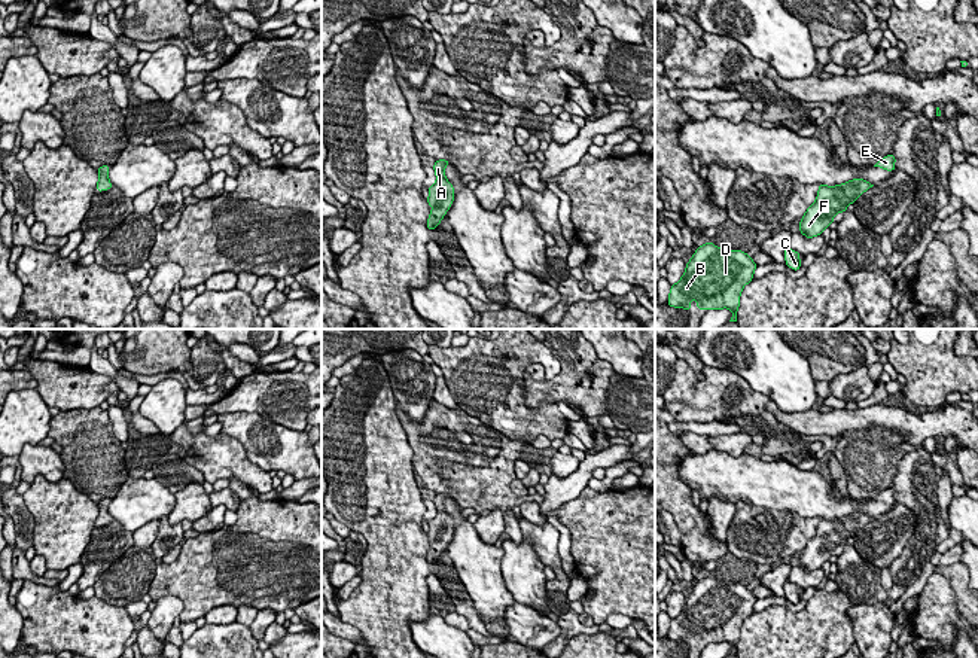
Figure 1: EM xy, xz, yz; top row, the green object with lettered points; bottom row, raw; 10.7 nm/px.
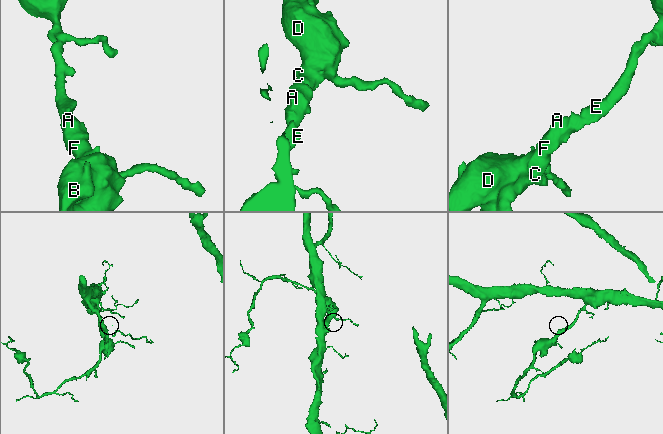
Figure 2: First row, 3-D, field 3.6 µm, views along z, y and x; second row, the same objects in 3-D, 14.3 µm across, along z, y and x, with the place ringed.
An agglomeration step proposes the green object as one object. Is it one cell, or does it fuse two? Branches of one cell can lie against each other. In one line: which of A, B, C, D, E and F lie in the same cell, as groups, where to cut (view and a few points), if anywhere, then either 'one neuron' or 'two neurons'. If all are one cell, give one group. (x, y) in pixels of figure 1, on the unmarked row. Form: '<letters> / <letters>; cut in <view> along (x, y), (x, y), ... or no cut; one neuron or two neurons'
A B C D E F; no cut; one neuron

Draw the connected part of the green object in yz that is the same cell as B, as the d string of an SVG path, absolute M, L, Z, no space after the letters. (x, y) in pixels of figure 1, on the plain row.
M706 576L695 584L682 612L671 619L667 637L689 645L691 633L697 631L698 643L728 642L732 645L729 655L737 655L741 624L753 613L756 600L746 585L726 585Z

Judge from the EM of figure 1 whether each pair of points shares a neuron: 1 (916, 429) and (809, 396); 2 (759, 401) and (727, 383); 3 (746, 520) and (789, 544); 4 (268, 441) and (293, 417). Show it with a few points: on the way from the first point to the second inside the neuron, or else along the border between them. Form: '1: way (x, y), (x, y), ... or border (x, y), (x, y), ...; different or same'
1: border (777, 405), (786, 413), (812, 410); different
2: way (750, 401), (736, 398), (730, 392); same
3: way (756, 530), (770, 541), (779, 541); same
4: border (250, 413), (258, 413), (276, 423), (304, 430); different

